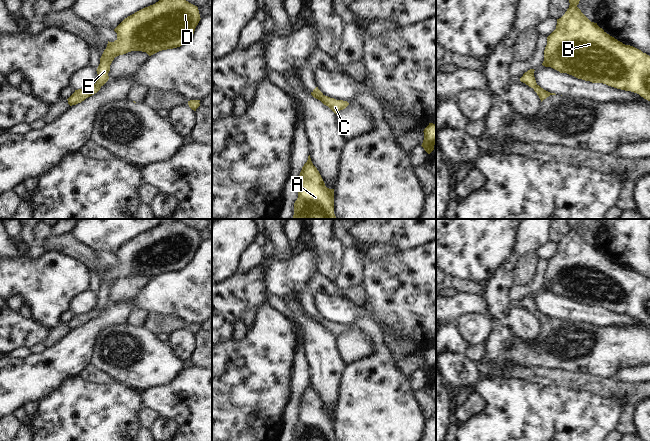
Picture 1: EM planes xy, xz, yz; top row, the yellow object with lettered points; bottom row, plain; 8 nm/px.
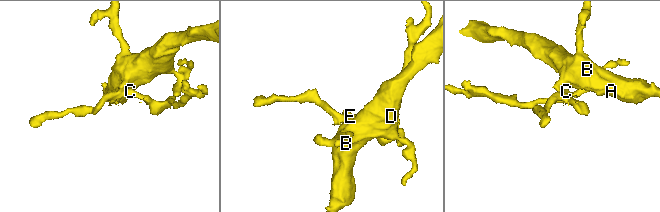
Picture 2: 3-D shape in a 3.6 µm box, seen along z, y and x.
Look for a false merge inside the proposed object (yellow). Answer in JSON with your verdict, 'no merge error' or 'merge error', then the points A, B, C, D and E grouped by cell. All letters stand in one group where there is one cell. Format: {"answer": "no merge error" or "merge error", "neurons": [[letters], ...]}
{"answer": "merge error", "neurons": [["A", "B", "D", "E"], ["C"]]}

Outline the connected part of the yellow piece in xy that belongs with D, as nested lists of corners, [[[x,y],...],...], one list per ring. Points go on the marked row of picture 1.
[[[159,0],[125,18],[115,29],[117,39],[109,42],[97,68],[97,80],[94,86],[103,86],[109,79],[110,65],[115,57],[131,51],[146,52],[149,56],[167,49],[185,44],[194,34],[200,21],[198,7],[186,0]]]

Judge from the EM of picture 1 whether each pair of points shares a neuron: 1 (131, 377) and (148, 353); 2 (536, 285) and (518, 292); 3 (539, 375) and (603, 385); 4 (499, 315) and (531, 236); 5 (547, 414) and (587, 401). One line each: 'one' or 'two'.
1: one
2: one
3: one
4: one
5: one

